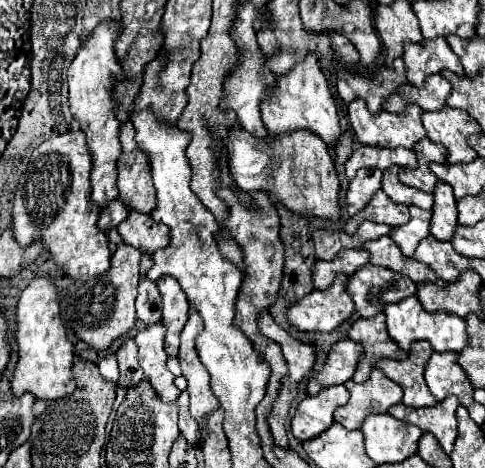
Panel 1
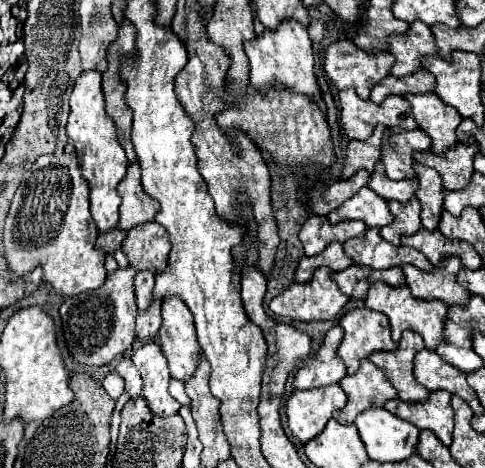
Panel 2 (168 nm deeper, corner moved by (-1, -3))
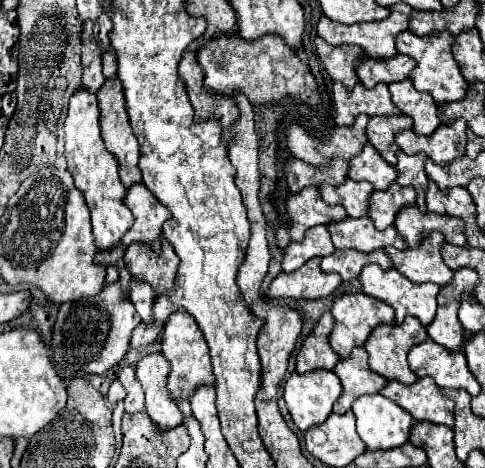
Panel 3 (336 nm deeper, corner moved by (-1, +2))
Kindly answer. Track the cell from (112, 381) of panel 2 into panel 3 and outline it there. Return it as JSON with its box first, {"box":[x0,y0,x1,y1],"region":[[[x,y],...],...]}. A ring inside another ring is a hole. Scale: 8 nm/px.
{"box":[108,379,126,405],"region":[[[116,379],[112,385],[110,385],[110,391],[108,391],[108,401],[112,403],[112,405],[116,405],[118,401],[124,401],[124,397],[126,397],[126,389],[120,385],[120,381]]]}

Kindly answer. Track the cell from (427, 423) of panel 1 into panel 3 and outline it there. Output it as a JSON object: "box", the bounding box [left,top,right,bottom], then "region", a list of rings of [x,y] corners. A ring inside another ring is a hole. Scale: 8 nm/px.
{"box":[380,377,454,426],"region":[[[422,377],[412,385],[388,381],[380,393],[406,409],[416,421],[430,421],[434,417],[432,423],[436,425],[454,426],[454,403],[440,393],[432,377]]]}

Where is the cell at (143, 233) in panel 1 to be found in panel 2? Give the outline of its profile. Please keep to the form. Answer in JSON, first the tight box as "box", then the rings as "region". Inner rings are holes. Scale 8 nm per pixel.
{"box":[122,222,170,274],"region":[[[148,222],[126,234],[122,250],[126,252],[130,266],[134,266],[136,270],[152,270],[158,274],[168,266],[170,238],[160,224]]]}

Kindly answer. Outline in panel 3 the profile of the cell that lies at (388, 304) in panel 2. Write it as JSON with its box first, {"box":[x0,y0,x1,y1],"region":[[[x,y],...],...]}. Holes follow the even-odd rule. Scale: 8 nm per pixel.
{"box":[360,265,440,325],"region":[[[366,265],[360,273],[360,283],[364,287],[364,293],[370,297],[376,297],[380,301],[386,301],[388,305],[394,307],[396,311],[396,323],[402,323],[402,319],[406,315],[418,317],[422,321],[422,325],[428,325],[434,315],[436,315],[436,295],[440,291],[438,285],[432,283],[424,283],[424,285],[412,285],[412,281],[408,281],[404,275],[400,275],[396,269],[380,269],[378,265]]]}

